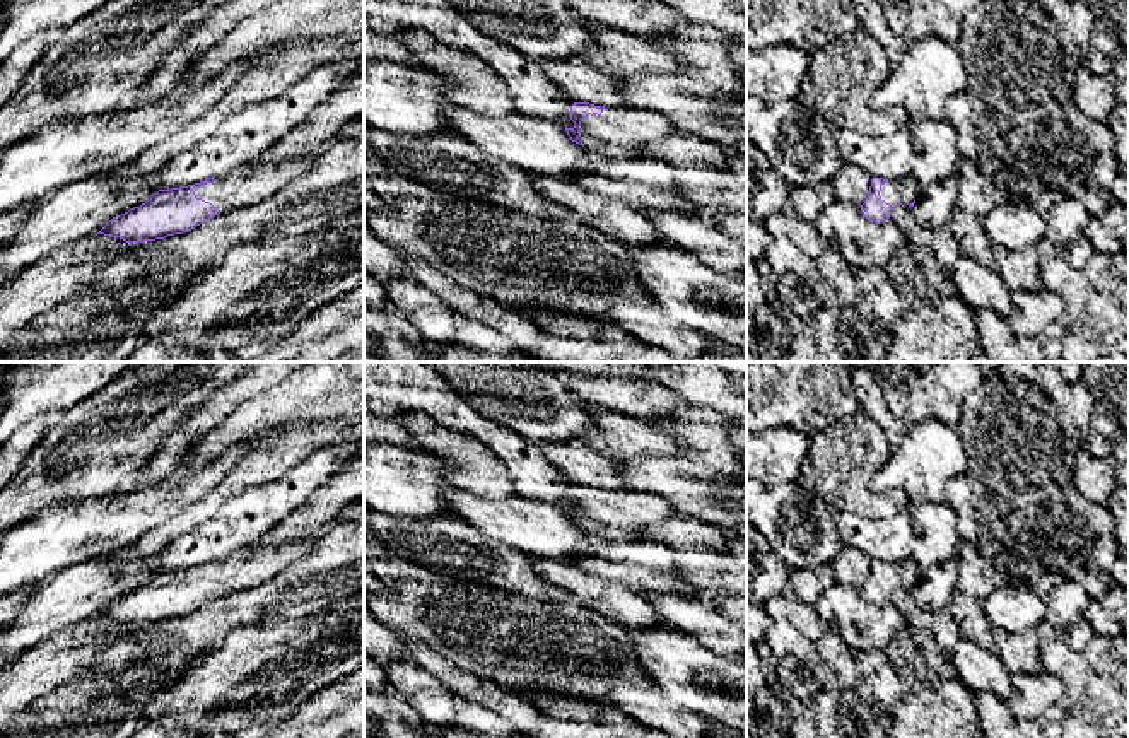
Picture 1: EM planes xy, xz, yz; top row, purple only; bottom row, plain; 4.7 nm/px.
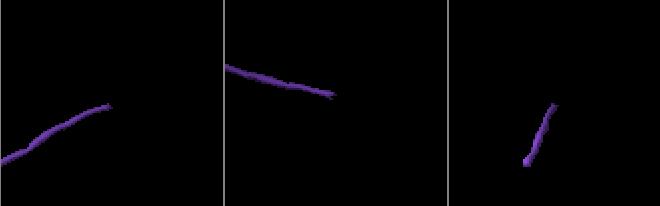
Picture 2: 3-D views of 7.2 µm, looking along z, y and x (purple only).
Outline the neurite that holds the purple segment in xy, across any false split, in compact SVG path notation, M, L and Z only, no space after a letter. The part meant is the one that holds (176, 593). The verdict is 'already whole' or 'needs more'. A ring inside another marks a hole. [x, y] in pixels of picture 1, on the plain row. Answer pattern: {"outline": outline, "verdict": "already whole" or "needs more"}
{"outline": "M318 536L282 545L249 545L227 559L159 572L140 589L113 600L97 617L143 625L183 617L227 593L254 588L307 554Z", "verdict": "needs more"}

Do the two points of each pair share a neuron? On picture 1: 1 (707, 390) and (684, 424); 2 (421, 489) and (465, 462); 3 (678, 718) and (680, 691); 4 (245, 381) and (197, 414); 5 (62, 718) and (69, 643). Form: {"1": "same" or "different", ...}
{"1": "different", "2": "different", "3": "different", "4": "same", "5": "different"}

